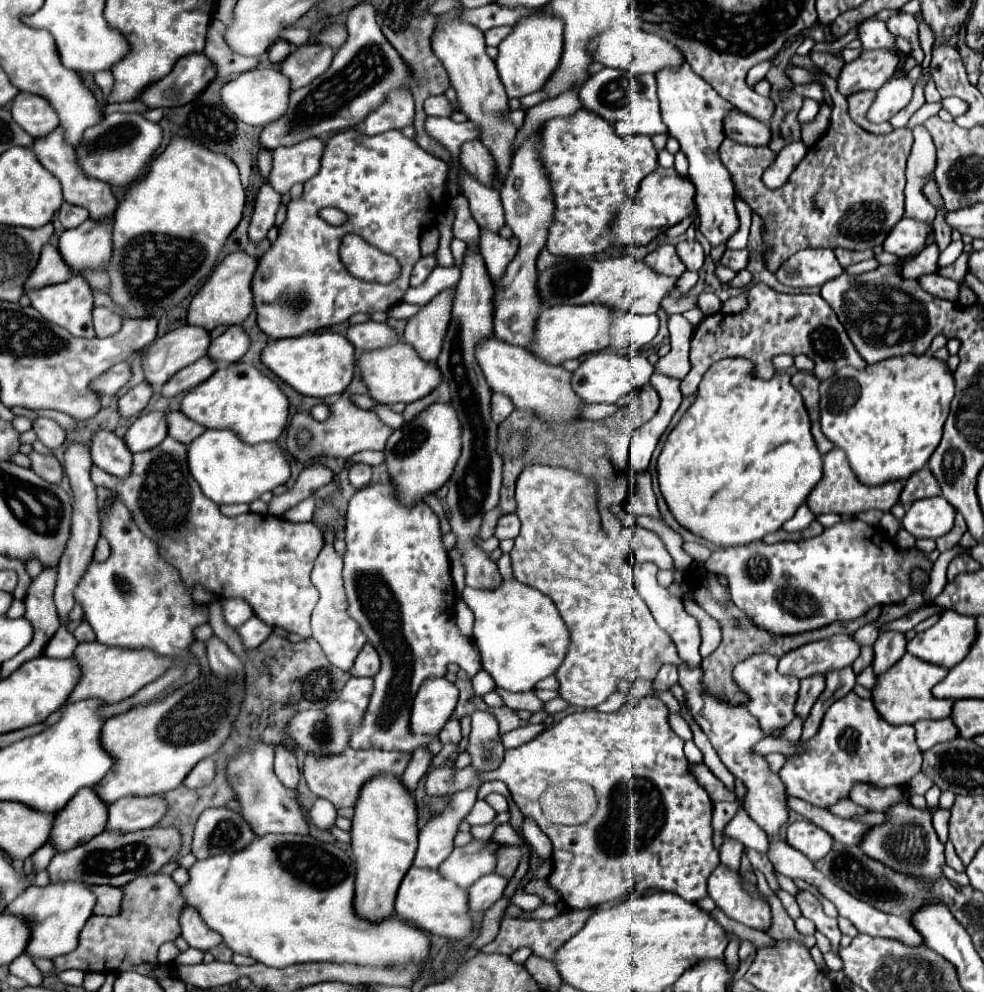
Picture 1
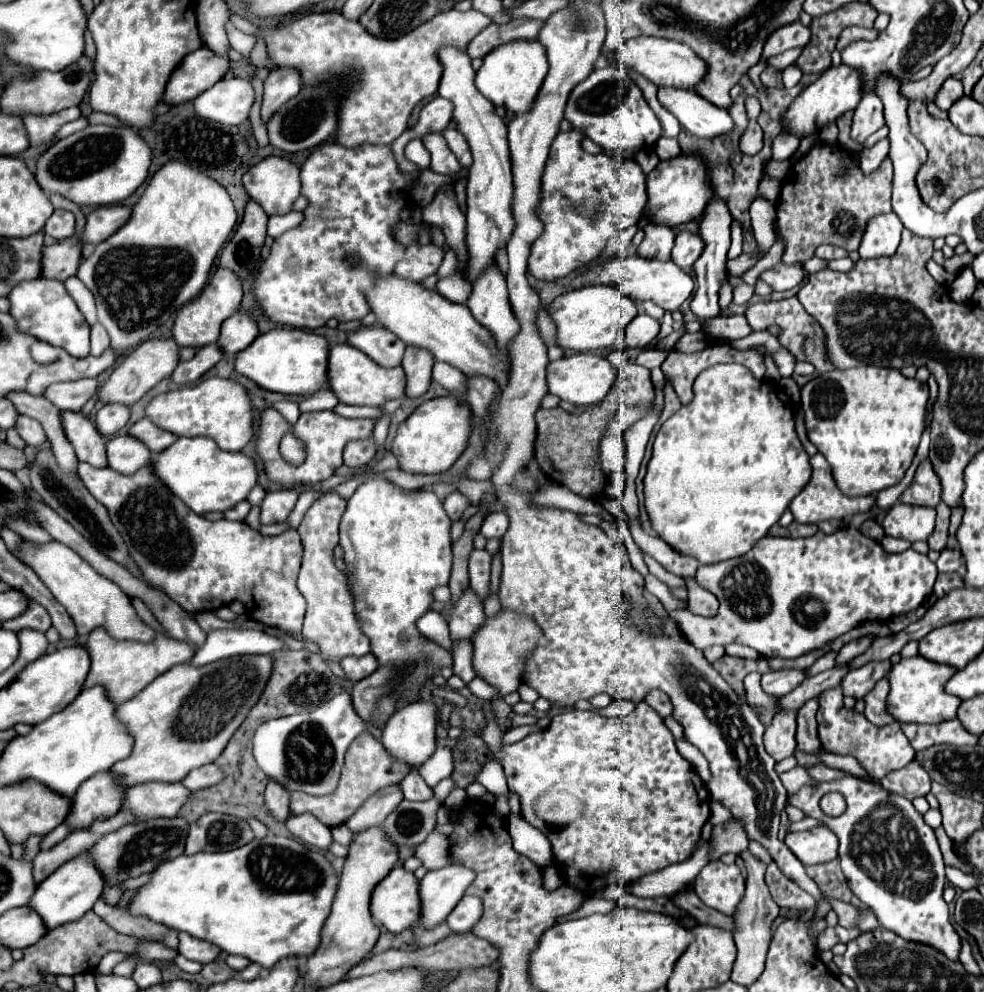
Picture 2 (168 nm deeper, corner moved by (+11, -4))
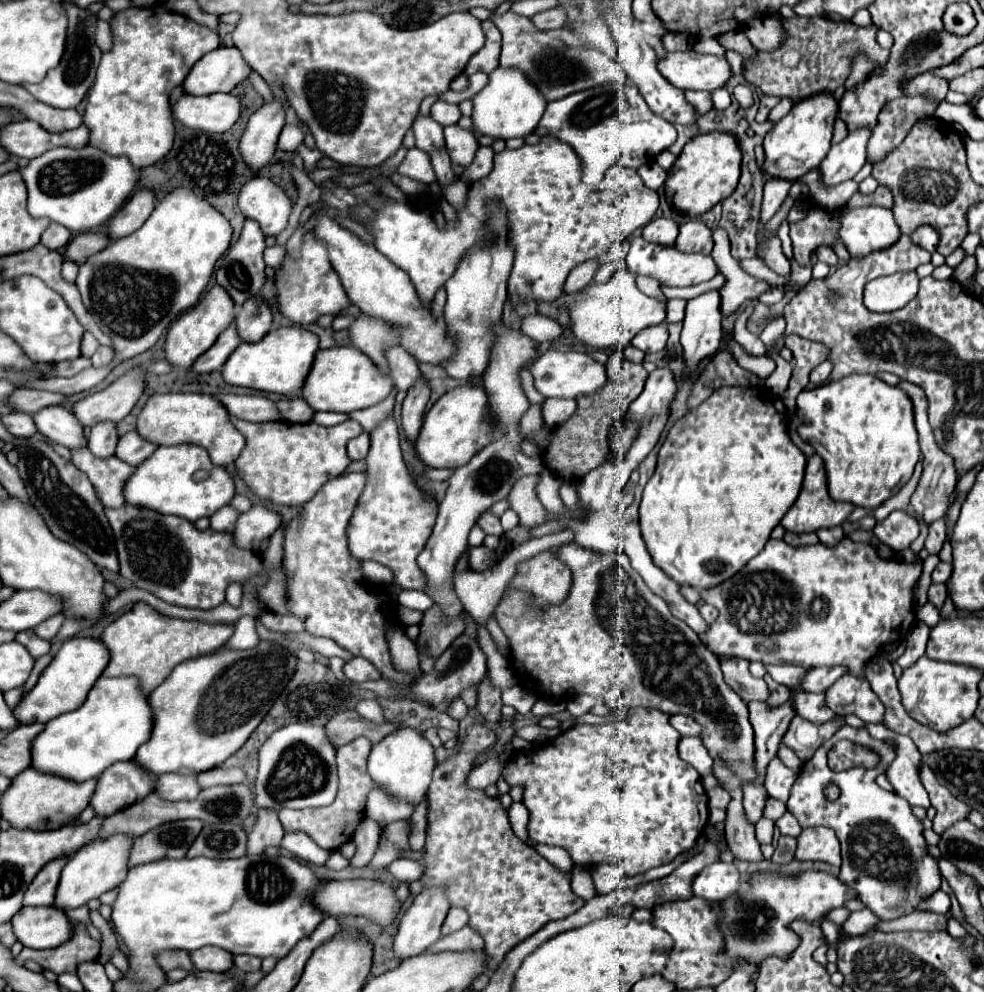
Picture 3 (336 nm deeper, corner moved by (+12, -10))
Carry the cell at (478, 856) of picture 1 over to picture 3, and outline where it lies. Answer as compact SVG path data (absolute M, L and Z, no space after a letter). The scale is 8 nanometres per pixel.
M443 889L421 891L411 909L399 921L399 933L395 935L393 953L399 961L421 955L429 945L441 937L441 923L449 911L449 901Z

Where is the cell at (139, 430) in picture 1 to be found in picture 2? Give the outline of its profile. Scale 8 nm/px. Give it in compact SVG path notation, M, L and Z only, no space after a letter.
M124 433L108 439L106 455L108 467L128 475L146 465L150 459L150 449L144 443L138 443L138 439L134 439L130 433Z

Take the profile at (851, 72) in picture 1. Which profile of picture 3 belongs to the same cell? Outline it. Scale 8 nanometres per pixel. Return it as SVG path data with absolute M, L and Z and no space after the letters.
M817 93L817 95L797 103L765 135L765 141L763 141L765 159L761 165L761 173L767 177L773 177L773 179L795 181L795 179L803 177L805 173L817 169L831 147L835 119L837 119L837 101L833 99L831 93Z

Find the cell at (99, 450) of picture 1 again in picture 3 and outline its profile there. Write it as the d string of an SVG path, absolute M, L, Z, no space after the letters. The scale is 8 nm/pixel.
M53 405L49 409L39 409L35 415L37 431L47 435L49 439L65 445L69 449L85 447L85 437L81 423L73 417L73 413L61 405Z

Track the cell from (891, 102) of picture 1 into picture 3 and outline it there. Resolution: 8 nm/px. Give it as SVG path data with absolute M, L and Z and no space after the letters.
M857 129L855 133L849 133L841 143L831 145L827 157L819 165L823 187L839 185L859 173L859 169L865 165L865 149L869 135L869 129Z

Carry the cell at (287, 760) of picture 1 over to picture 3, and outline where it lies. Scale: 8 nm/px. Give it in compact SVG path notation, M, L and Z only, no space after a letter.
M259 809L257 815L259 815L257 823L255 823L253 831L249 833L247 855L261 855L271 845L279 847L279 843L283 839L283 827L279 823L277 811Z

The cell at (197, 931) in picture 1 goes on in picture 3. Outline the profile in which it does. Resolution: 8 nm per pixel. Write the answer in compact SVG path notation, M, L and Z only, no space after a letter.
M203 947L191 953L191 959L201 971L223 973L233 967L233 955L221 947Z

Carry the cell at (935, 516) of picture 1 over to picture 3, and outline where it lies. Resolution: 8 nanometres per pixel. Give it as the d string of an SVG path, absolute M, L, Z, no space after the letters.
M893 511L875 525L873 535L893 551L903 551L917 539L919 523L905 511Z

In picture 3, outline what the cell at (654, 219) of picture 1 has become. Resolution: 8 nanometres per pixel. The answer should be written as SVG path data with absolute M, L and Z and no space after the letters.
M711 131L699 137L693 137L681 151L679 159L669 171L665 181L665 193L675 203L679 211L689 217L699 217L709 211L715 203L723 201L733 193L741 175L741 147L733 133Z

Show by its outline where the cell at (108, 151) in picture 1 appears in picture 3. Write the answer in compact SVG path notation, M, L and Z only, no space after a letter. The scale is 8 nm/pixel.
M91 145L81 149L51 149L49 153L31 159L19 173L29 191L29 215L47 217L53 223L67 227L71 233L83 233L105 225L137 183L137 171L133 171L127 157L111 157Z

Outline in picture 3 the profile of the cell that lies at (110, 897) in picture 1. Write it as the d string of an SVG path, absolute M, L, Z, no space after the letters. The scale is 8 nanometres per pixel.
M163 951L157 959L165 971L171 971L171 969L185 969L189 973L195 971L195 965L191 963L191 957L187 951Z

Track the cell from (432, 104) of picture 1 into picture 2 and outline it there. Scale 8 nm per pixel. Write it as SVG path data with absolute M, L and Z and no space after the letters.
M436 97L434 101L426 103L422 109L420 109L420 117L418 117L418 123L408 129L406 134L402 134L392 143L392 151L396 155L396 161L400 165L402 171L416 171L418 167L412 165L410 161L406 161L404 157L404 145L406 145L410 139L416 139L416 137L424 137L428 133L434 133L434 131L444 131L448 127L452 119L452 103L442 99L442 97Z

